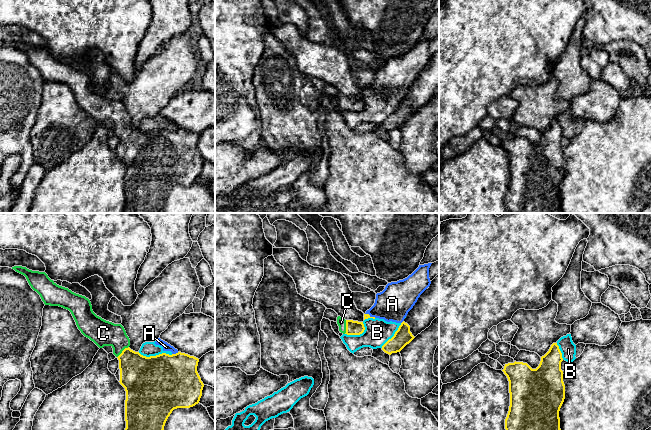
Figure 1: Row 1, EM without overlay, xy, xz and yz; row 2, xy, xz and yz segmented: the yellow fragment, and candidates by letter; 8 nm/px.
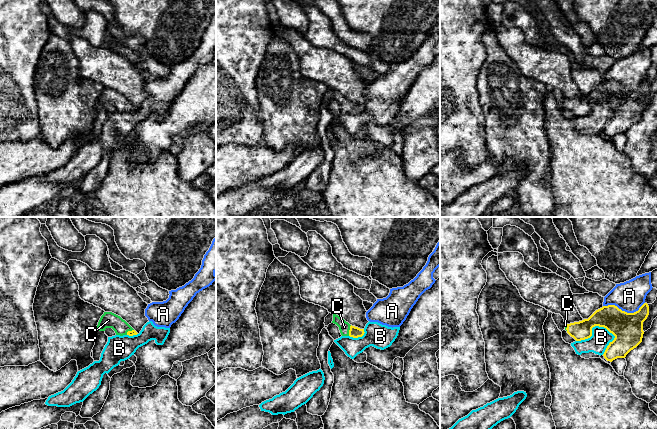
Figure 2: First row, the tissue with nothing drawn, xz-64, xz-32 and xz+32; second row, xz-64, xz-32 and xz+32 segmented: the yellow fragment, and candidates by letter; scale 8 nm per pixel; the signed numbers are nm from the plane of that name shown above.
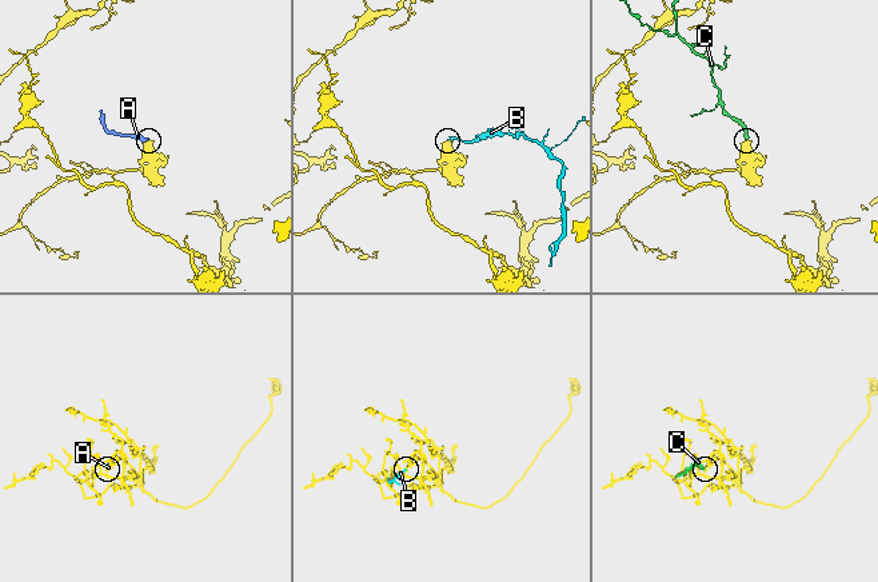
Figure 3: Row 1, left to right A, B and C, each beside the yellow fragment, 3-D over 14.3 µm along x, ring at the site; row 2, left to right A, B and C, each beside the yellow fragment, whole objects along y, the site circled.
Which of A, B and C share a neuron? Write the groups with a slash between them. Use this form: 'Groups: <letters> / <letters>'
Groups: A B / C

